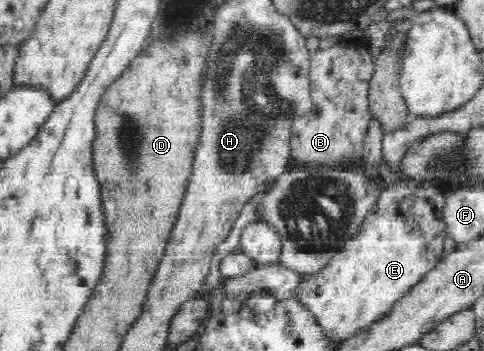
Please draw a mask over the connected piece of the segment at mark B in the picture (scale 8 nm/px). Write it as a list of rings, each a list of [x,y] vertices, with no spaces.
[[[343,42],[334,46],[326,45],[310,55],[310,98],[312,109],[299,117],[291,129],[291,157],[301,163],[321,166],[347,165],[362,157],[363,143],[369,129],[368,90],[373,73],[372,57],[365,45],[353,45]]]

